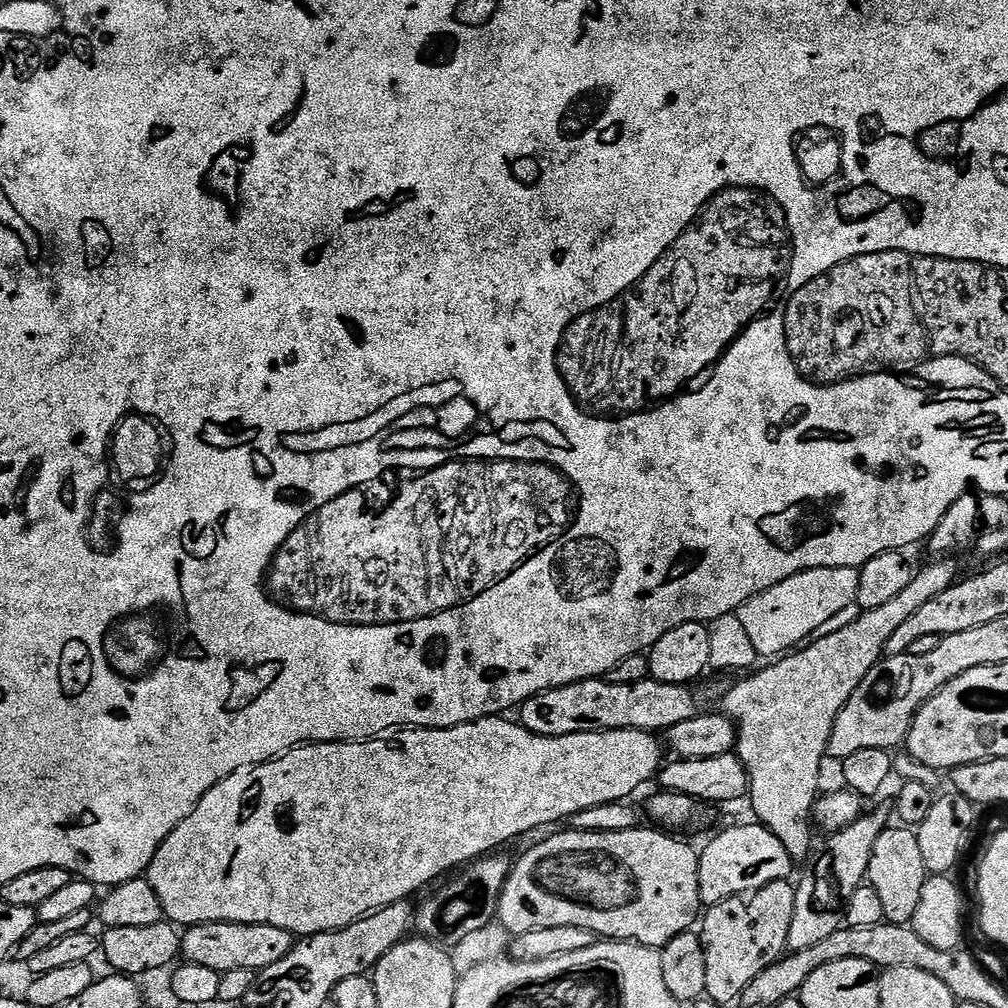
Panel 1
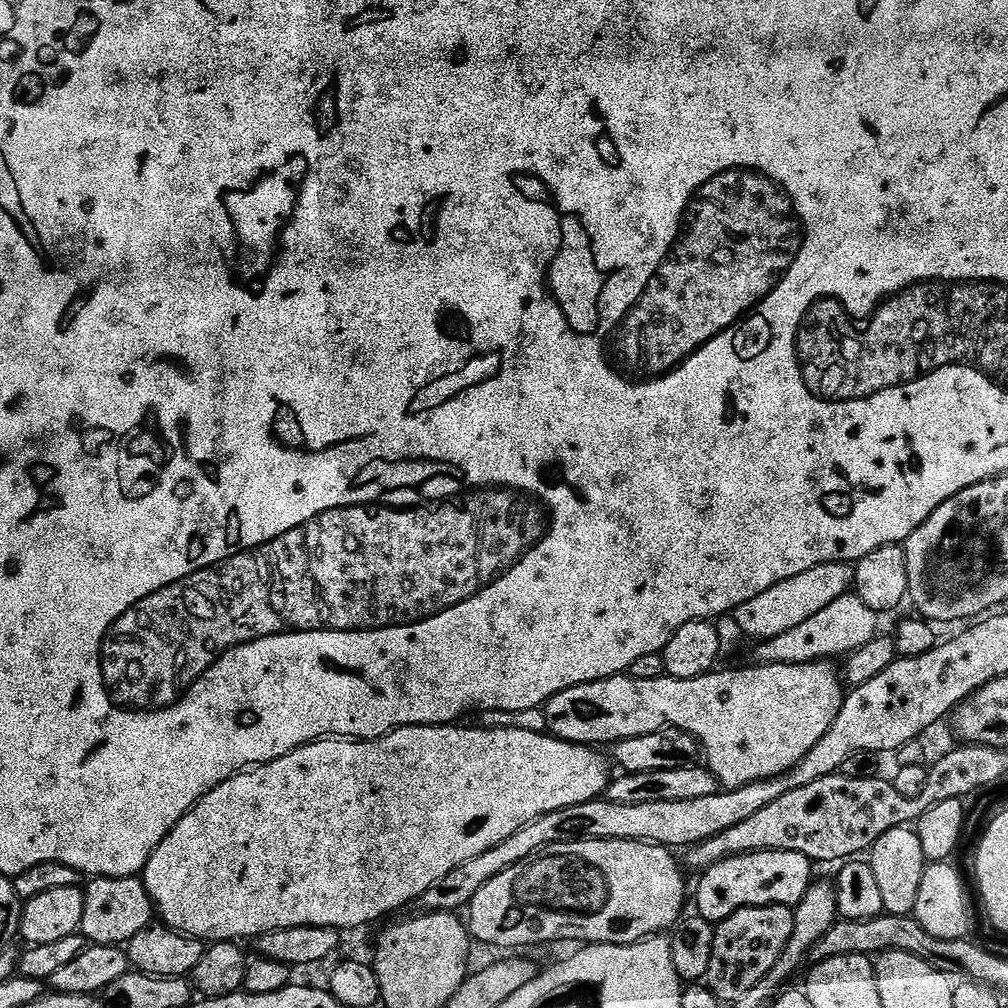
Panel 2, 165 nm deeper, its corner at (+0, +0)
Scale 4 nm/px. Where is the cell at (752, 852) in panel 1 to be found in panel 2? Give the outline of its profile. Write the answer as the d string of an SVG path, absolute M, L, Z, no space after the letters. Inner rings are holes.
M751 852L728 856L722 862L705 868L699 877L700 885L694 888L695 911L715 926L730 918L730 914L750 906L795 906L802 902L806 890L814 882L812 868L813 861L797 852Z

